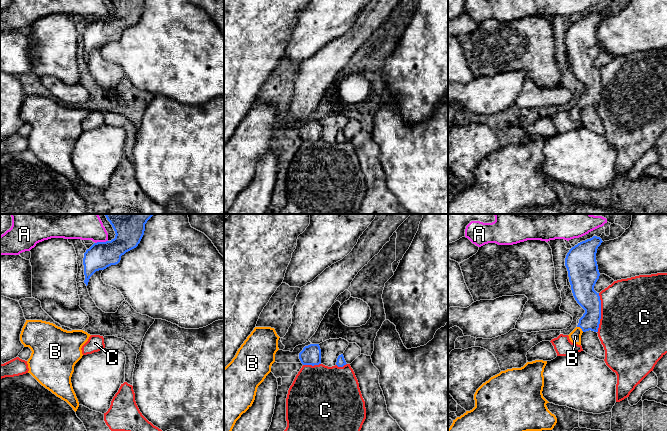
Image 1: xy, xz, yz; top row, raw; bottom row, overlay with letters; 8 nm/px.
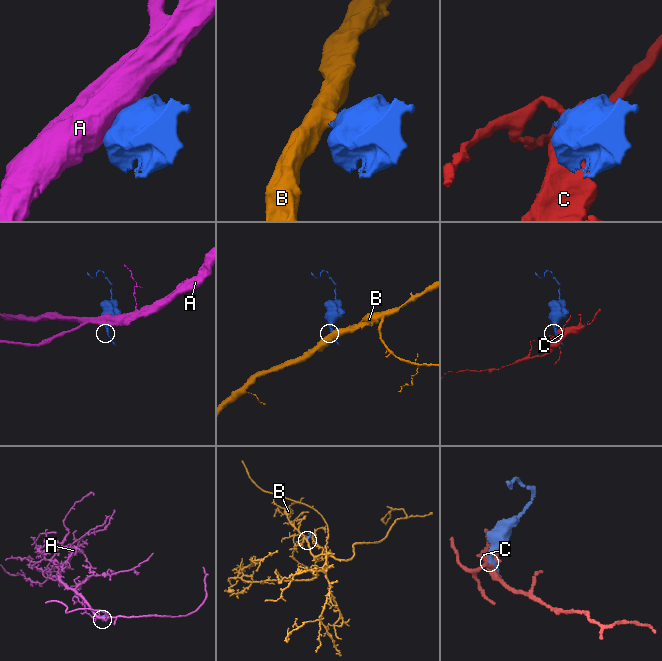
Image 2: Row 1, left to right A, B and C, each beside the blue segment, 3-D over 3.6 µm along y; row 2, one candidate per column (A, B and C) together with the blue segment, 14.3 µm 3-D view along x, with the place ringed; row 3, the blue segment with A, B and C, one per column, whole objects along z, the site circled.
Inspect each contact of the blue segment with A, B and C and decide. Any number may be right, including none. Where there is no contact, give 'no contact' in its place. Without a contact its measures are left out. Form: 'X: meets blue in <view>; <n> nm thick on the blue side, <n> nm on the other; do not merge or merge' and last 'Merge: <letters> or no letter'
A: meets blue in xy; 240 nm thick on the blue side, 300 nm on the other; do not merge
B: meets blue in yz; 170 nm thick on the blue side, 100 nm on the other; merge
C: meets blue in yz; 180 nm thick on the blue side, 500 nm on the other; do not merge
Merge: B

